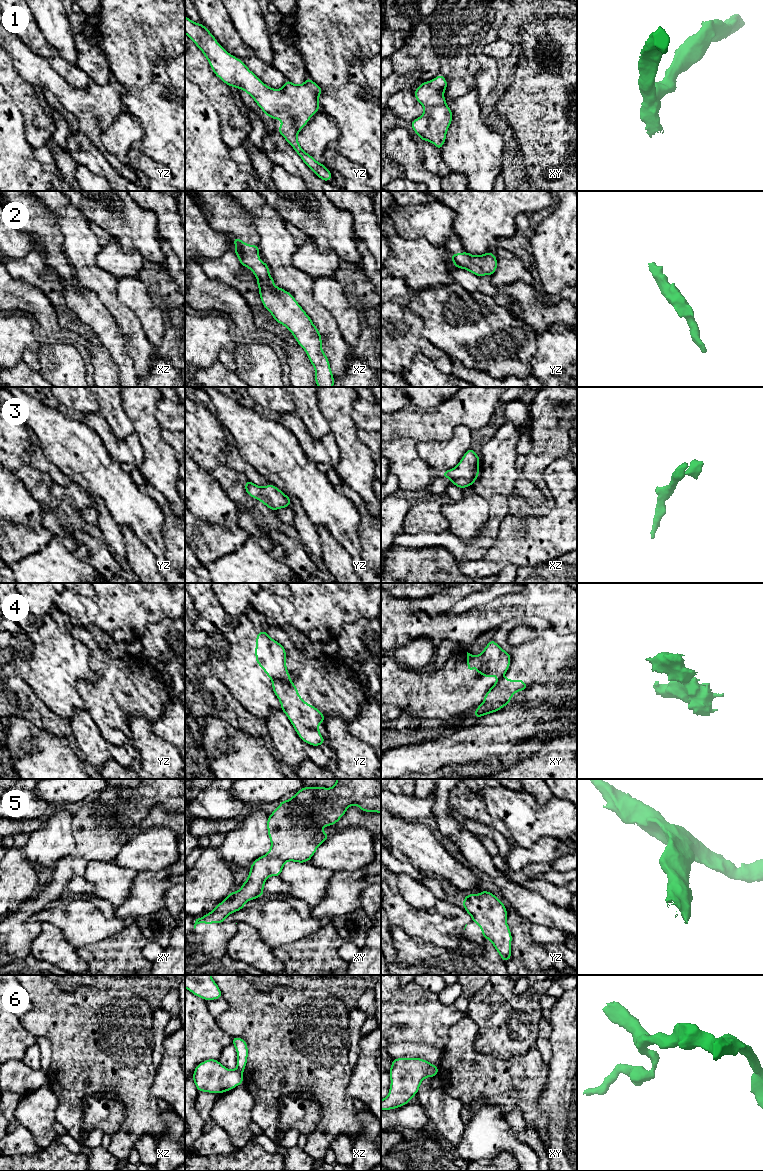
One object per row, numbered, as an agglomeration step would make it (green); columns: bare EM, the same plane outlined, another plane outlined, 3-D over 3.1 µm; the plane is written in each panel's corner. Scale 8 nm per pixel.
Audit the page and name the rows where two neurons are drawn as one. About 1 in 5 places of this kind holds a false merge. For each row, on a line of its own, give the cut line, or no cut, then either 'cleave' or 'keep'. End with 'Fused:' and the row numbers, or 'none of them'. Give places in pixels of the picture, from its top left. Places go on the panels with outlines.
1: no cut; keep
2: no cut; keep
3: no cut; keep
4: cut in yz along (289, 677), (286, 680), (276, 679), (273, 682); cleave
5: no cut; keep
6: cut in xz along (236, 1069), (241, 1072); cleave
Fused: 4, 6

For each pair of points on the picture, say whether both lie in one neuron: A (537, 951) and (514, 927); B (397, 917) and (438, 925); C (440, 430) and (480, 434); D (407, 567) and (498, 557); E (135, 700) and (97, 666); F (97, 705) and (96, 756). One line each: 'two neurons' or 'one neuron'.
A: one neuron
B: one neuron
C: two neurons
D: two neurons
E: one neuron
F: two neurons

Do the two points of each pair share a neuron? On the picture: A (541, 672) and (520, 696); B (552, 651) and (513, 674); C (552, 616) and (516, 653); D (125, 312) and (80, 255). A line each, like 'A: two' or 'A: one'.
A: one
B: one
C: two
D: one

